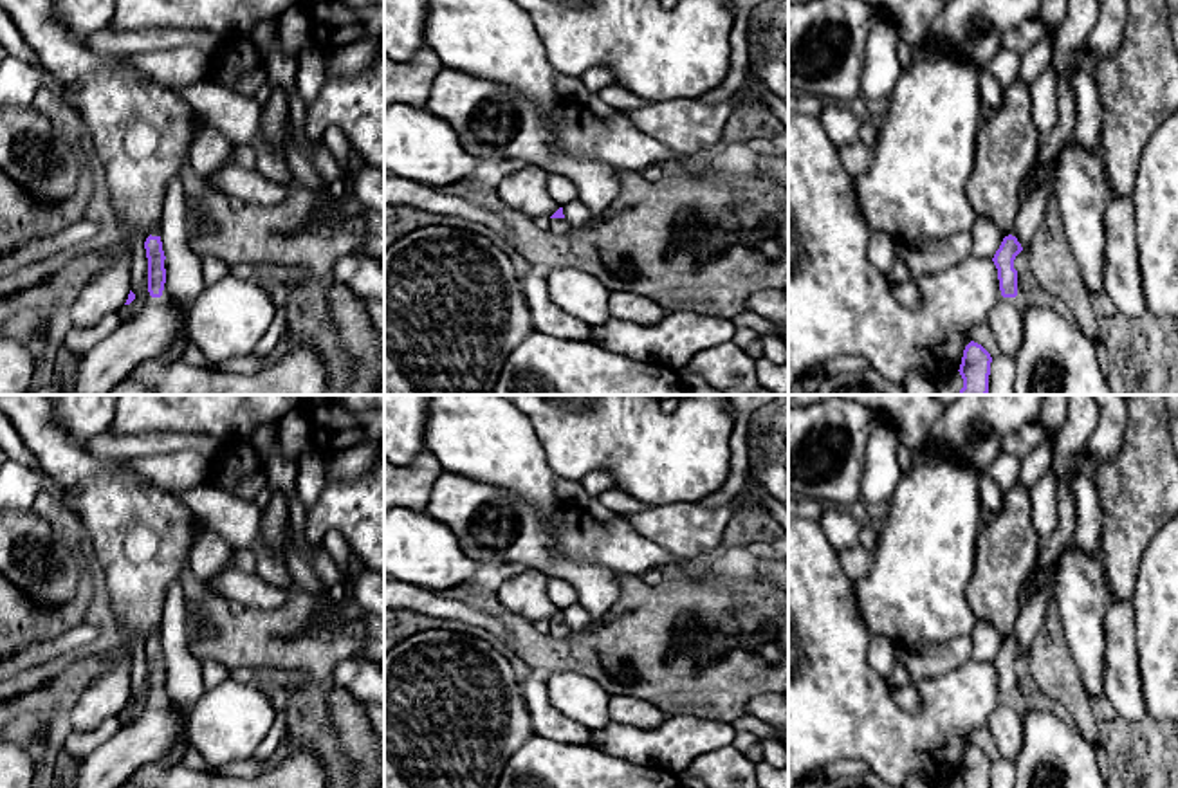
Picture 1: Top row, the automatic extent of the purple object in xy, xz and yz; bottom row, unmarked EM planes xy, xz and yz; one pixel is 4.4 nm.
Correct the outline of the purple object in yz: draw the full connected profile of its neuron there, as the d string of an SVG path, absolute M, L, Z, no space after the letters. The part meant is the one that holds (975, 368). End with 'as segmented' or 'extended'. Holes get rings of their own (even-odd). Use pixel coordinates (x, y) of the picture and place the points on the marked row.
M971 341L963 350L962 364L958 370L963 379L963 388L958 395L987 395L990 362L990 353L981 344Z; as segmented

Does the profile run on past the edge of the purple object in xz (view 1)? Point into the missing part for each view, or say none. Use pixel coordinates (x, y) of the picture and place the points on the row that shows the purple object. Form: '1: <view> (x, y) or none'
1: xz (558, 226)

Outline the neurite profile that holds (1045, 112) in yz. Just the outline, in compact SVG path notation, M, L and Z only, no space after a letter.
M1054 67L1045 69L1043 74L1030 83L1030 97L1030 115L1039 132L1039 144L1043 144L1059 121L1057 72Z

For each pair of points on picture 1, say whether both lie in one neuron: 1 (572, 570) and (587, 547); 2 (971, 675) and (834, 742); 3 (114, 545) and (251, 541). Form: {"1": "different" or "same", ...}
{"1": "different", "2": "same", "3": "different"}

